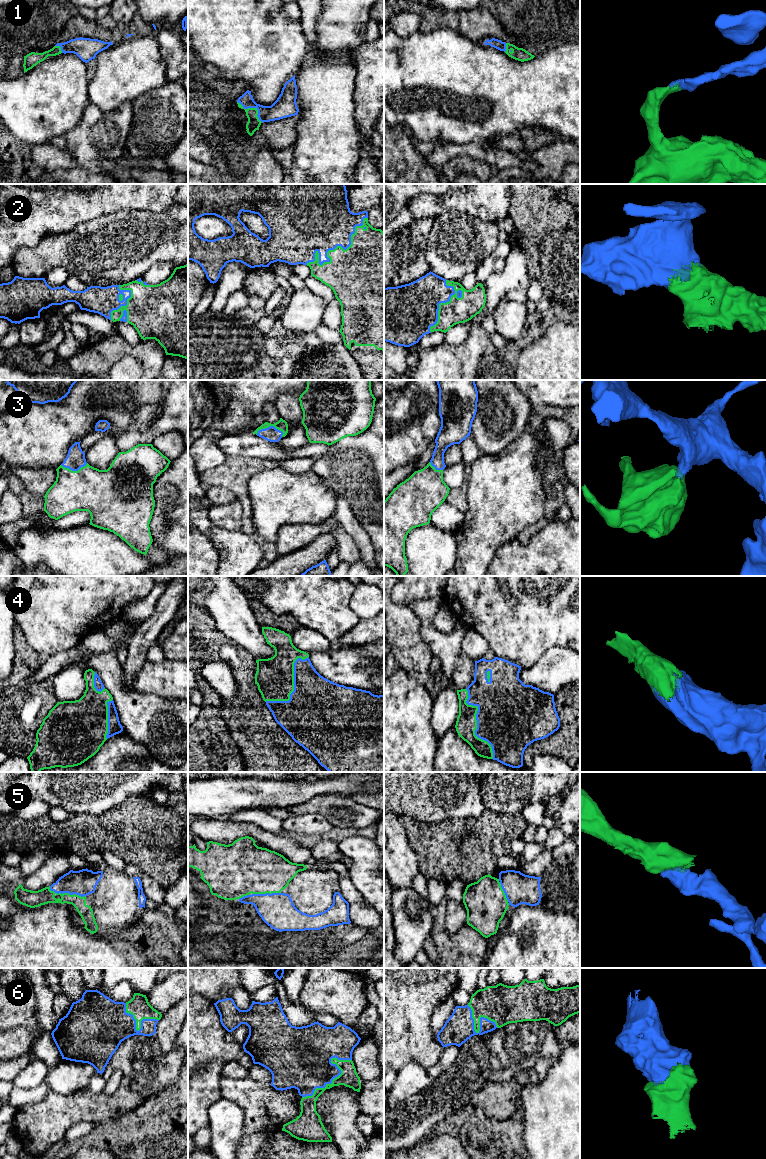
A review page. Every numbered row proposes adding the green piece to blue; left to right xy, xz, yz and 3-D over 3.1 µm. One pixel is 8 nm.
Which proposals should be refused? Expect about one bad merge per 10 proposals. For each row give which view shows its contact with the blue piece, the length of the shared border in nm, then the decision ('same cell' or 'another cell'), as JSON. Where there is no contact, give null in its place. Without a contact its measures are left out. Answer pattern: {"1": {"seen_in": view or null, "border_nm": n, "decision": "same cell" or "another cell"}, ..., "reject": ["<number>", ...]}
{"1": {"seen_in": "xz", "border_nm": 260, "decision": "same cell"}, "2": {"seen_in": "xz", "border_nm": 600, "decision": "same cell"}, "3": {"seen_in": "xz", "border_nm": 220, "decision": "same cell"}, "4": {"seen_in": "yz", "border_nm": 600, "decision": "same cell"}, "5": {"seen_in": "xy", "border_nm": 300, "decision": "same cell"}, "6": {"seen_in": "xz", "border_nm": 500, "decision": "same cell"}, "reject": []}

